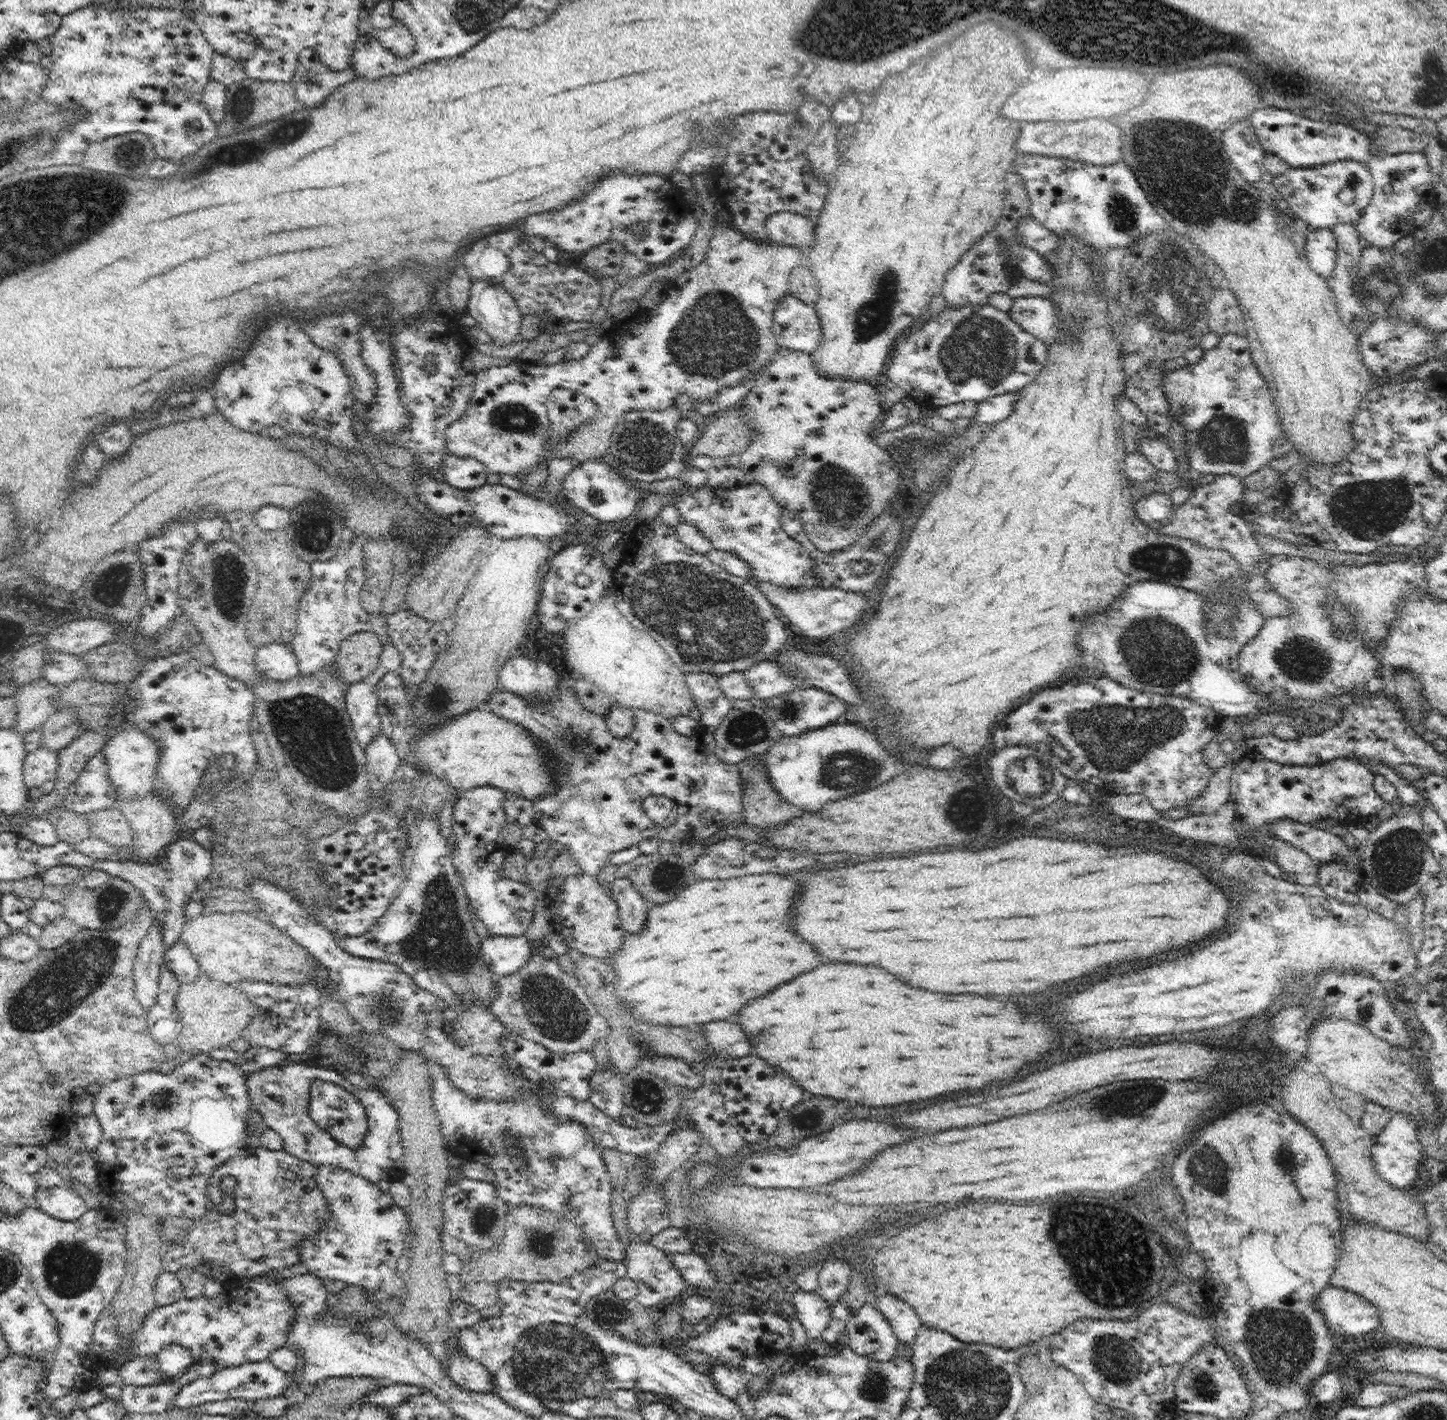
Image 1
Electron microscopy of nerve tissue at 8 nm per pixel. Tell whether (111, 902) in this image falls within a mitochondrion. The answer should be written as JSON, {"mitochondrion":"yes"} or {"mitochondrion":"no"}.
{"mitochondrion":"yes"}

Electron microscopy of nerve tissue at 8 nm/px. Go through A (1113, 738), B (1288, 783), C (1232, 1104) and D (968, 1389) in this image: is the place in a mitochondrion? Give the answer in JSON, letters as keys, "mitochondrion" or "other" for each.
{"A":"mitochondrion","B":"other","C":"other","D":"mitochondrion"}

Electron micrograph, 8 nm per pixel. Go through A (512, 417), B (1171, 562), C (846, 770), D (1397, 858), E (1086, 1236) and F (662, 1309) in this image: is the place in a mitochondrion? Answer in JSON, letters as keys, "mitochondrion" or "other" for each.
{"A":"mitochondrion","B":"mitochondrion","C":"mitochondrion","D":"mitochondrion","E":"mitochondrion","F":"other"}

